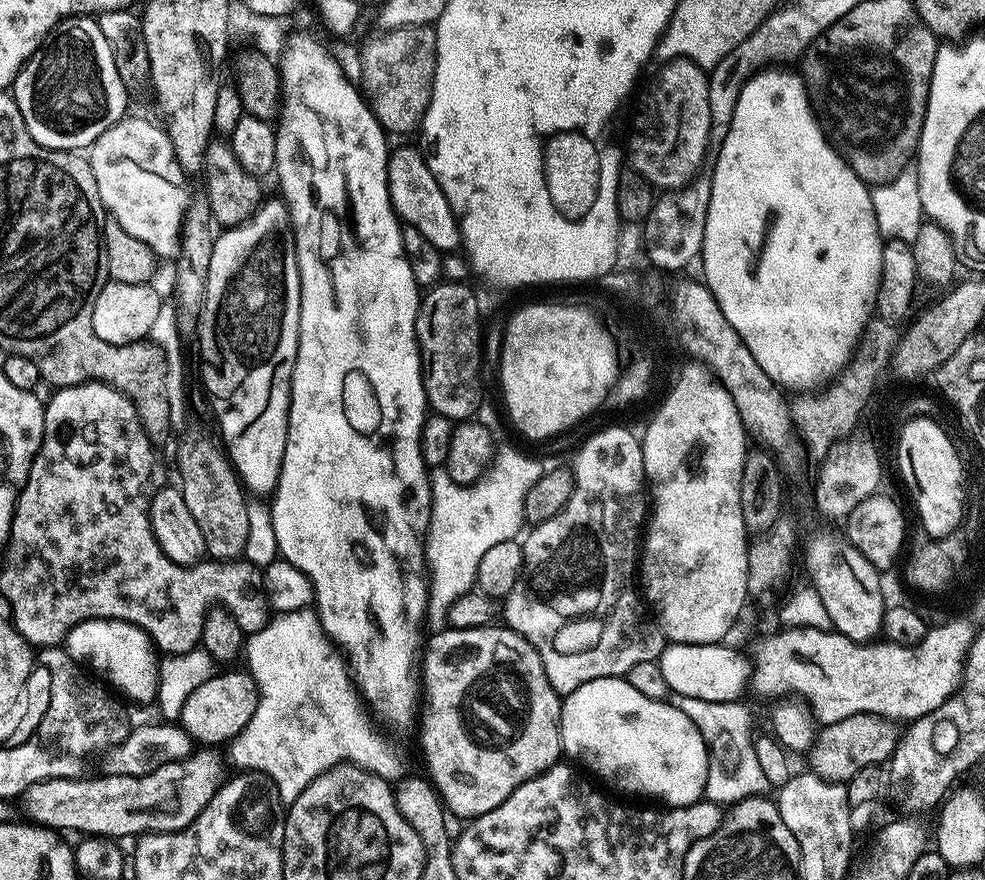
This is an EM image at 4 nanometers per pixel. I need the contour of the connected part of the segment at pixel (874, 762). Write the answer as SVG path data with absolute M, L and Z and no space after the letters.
M854 714L833 724L825 724L815 733L812 744L806 751L807 767L824 780L846 782L858 770L874 768L891 761L902 732L897 721L874 714Z

